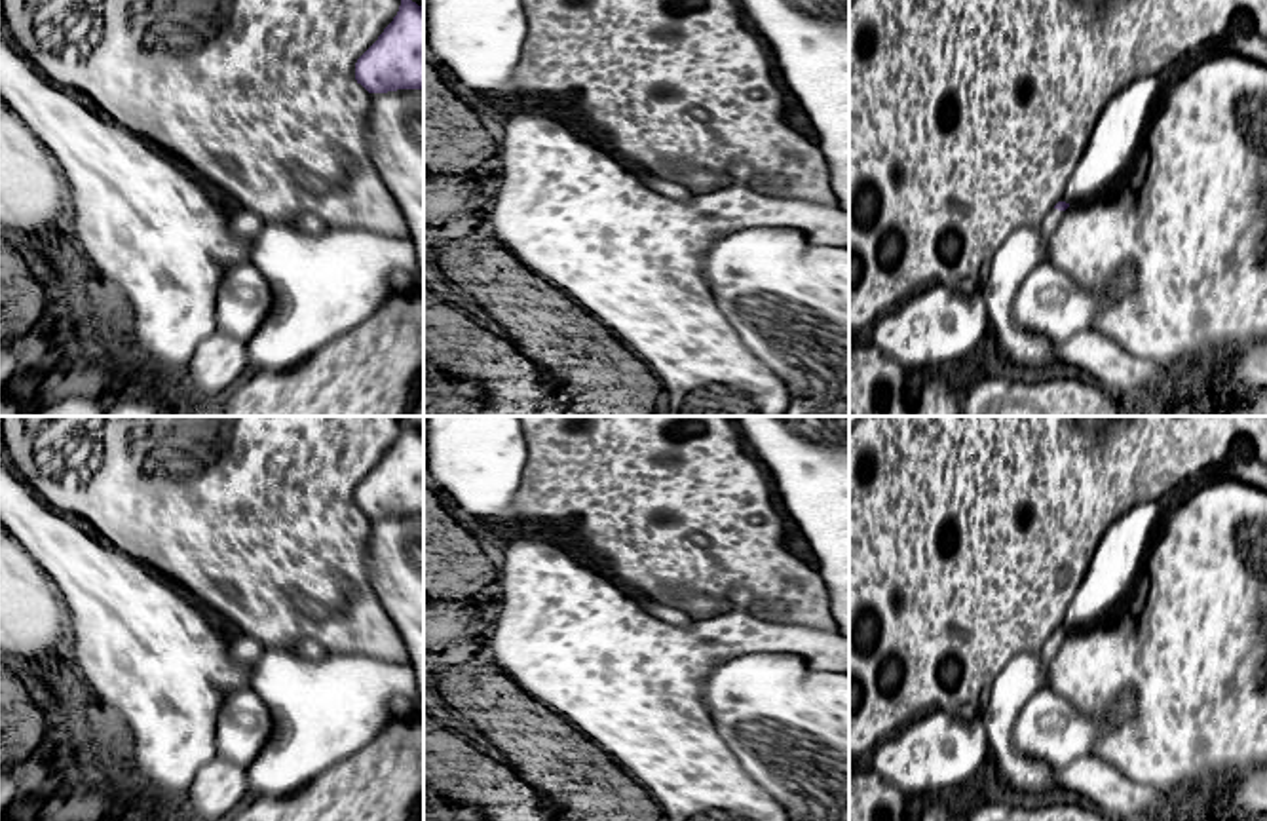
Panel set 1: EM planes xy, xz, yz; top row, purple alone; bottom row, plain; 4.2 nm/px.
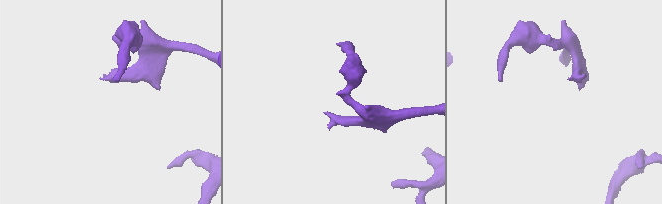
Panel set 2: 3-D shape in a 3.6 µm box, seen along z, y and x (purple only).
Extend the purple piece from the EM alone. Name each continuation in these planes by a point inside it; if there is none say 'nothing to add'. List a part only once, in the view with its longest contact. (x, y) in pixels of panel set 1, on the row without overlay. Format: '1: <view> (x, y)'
1: yz (1051, 647)

